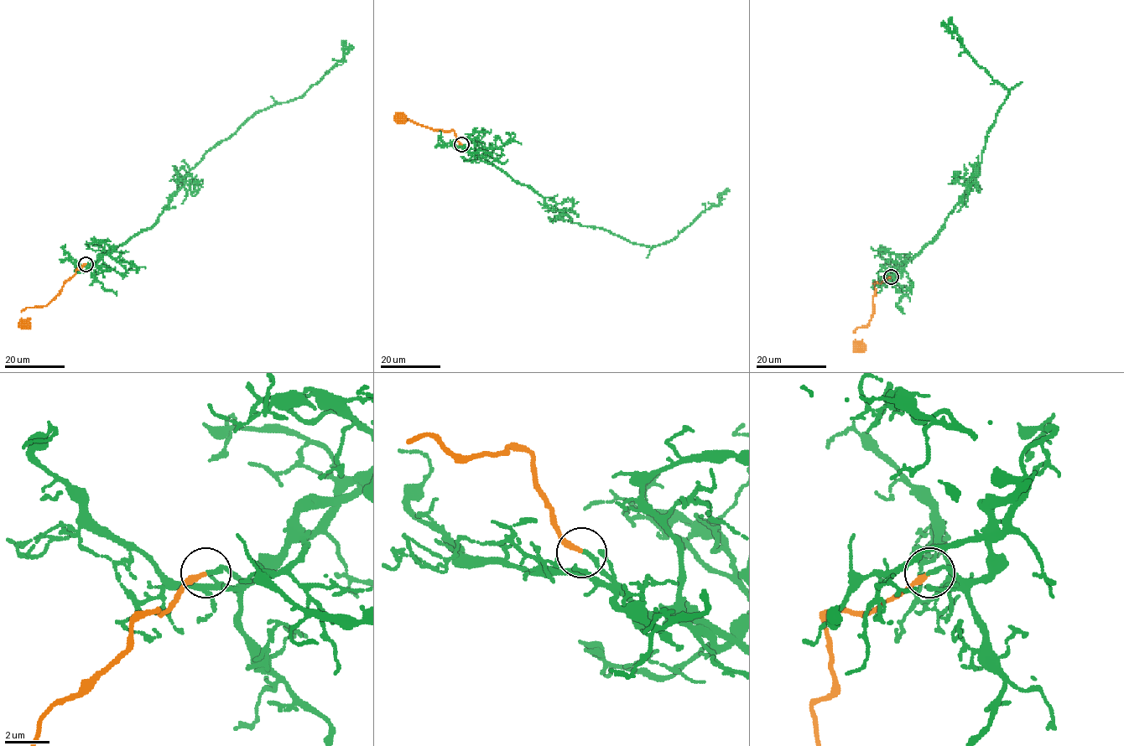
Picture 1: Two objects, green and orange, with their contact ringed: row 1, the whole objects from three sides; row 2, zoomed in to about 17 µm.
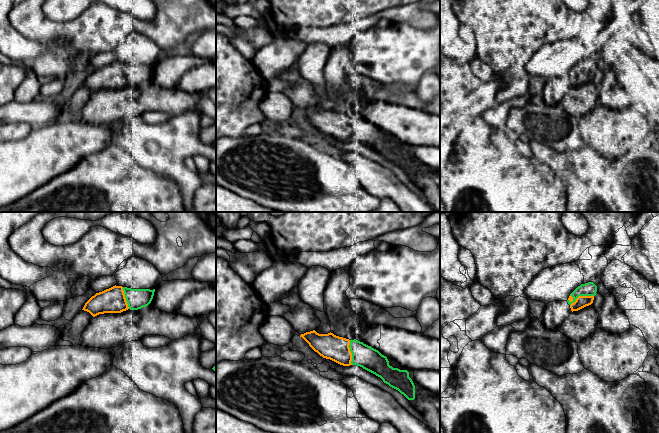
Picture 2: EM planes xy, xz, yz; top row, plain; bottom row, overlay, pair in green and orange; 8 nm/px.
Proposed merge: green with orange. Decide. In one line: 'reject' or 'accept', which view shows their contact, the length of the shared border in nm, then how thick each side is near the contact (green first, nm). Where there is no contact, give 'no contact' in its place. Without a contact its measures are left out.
accept; contact in yz; length 220 nm; calibres 110 and 100 nm

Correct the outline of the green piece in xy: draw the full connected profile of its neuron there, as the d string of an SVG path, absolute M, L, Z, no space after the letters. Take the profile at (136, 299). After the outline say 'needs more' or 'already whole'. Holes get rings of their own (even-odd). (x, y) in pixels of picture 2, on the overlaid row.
M115 285L92 296L82 310L93 317L104 313L121 313L128 309L138 310L151 303L154 292L155 289L131 289Z; needs more

